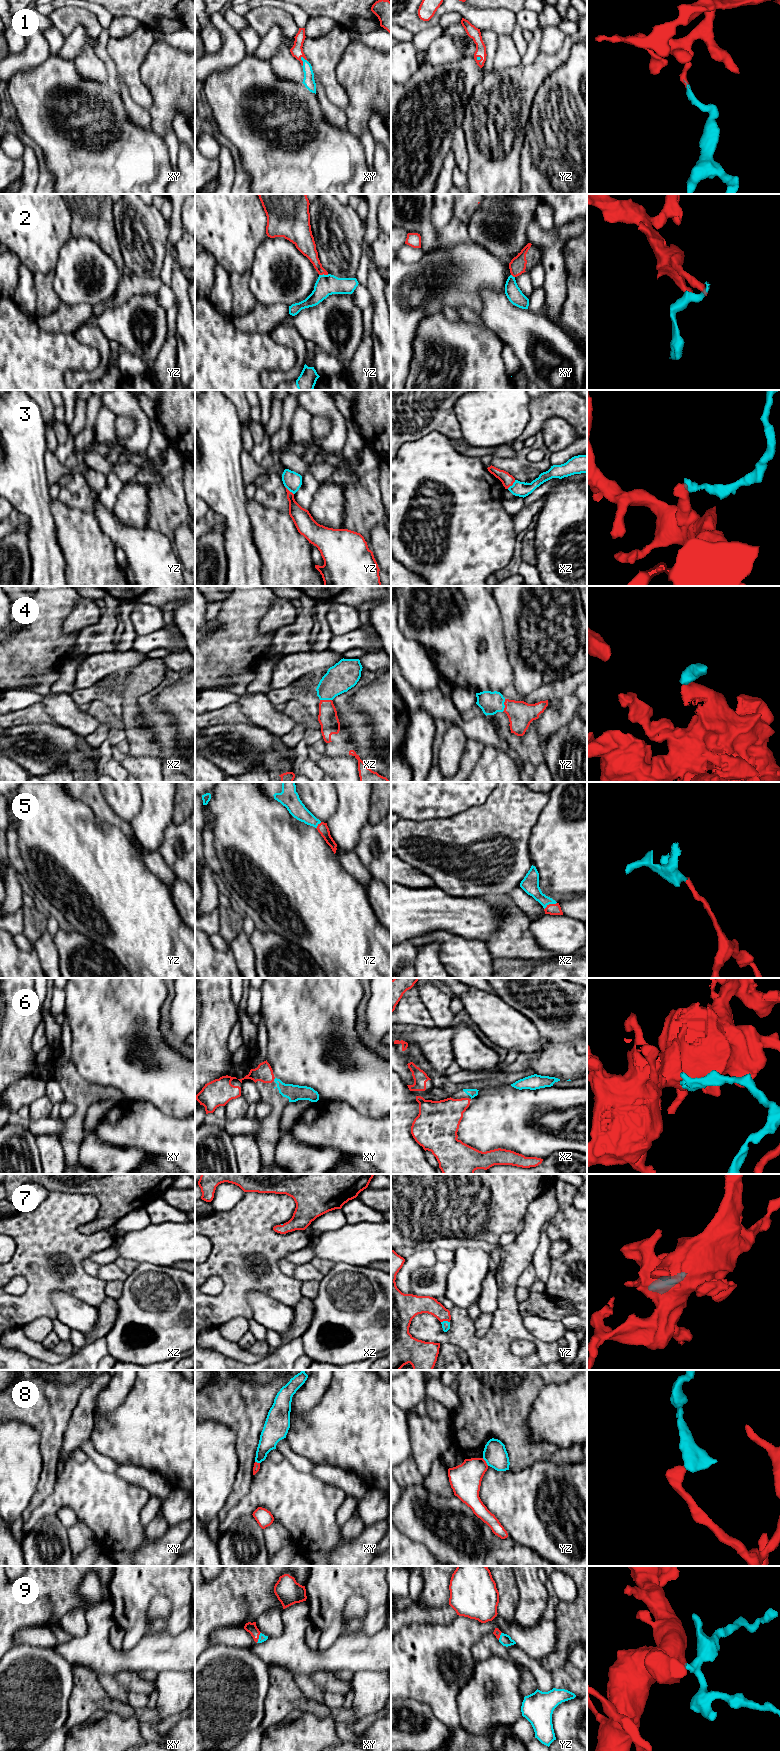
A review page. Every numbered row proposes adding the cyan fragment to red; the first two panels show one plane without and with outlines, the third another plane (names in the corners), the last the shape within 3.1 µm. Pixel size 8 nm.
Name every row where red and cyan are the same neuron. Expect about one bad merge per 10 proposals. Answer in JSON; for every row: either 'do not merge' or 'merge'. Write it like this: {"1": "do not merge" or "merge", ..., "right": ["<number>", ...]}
{"1": "merge", "2": "do not merge", "3": "do not merge", "4": "merge", "5": "merge", "6": "merge", "7": "merge", "8": "do not merge", "9": "merge", "right": ["1", "4", "5", "6", "7", "9"]}

